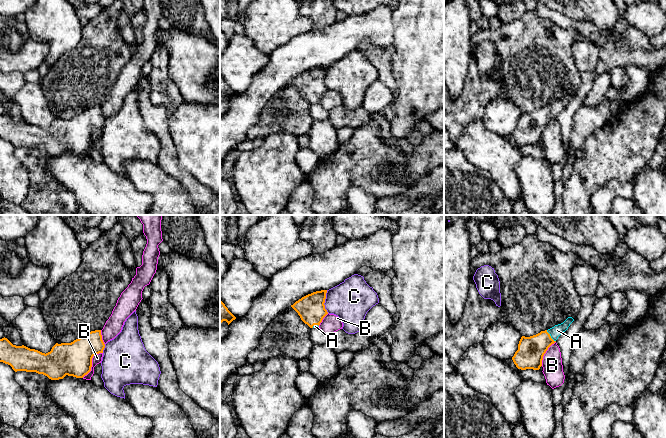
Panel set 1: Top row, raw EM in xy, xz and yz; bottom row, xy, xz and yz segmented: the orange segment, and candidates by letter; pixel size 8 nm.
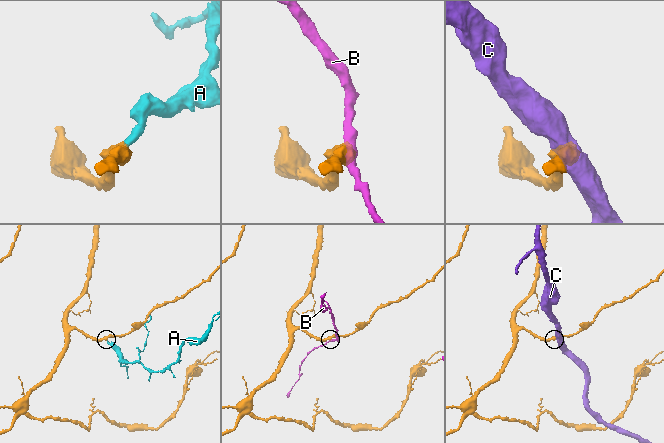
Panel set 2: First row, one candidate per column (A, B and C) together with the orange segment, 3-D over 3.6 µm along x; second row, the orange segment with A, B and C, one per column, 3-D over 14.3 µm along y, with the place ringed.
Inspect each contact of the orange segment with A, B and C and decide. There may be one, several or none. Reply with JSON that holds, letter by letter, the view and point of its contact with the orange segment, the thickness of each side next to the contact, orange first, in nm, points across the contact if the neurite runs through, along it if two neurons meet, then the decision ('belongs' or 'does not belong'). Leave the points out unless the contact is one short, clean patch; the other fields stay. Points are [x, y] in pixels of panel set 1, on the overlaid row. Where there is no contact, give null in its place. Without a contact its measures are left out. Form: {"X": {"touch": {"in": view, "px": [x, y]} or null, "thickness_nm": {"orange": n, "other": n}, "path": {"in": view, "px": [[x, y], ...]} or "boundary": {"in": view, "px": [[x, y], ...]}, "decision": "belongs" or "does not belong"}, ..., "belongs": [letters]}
{"A": {"touch": {"in": "yz", "px": [550, 336]}, "thickness_nm": {"orange": 220, "other": 90}, "path": {"in": "yz", "px": [[531, 350], [550, 336], [557, 330]]}, "decision": "belongs"}, "B": {"touch": {"in": "xy", "px": [91, 363]}, "thickness_nm": {"orange": 280, "other": 70}, "boundary": {"in": "xy", "px": [[102, 352], [96, 353], [93, 356], [91, 369], [82, 377]]}, "decision": "does not belong"}, "C": {"touch": {"in": "xz", "px": [324, 301]}, "thickness_nm": {"orange": 220, "other": 320}, "decision": "does not belong"}, "belongs": ["A"]}

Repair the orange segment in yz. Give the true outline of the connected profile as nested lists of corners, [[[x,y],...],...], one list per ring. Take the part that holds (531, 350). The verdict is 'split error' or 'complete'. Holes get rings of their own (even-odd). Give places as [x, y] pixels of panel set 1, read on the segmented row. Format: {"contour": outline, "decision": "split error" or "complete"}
{"contour": [[[568,317],[563,323],[541,331],[536,335],[522,336],[518,344],[518,350],[512,357],[516,367],[521,370],[539,370],[542,366],[543,356],[548,348],[556,342],[558,337],[568,329],[573,321],[572,317]]], "decision": "split error"}

